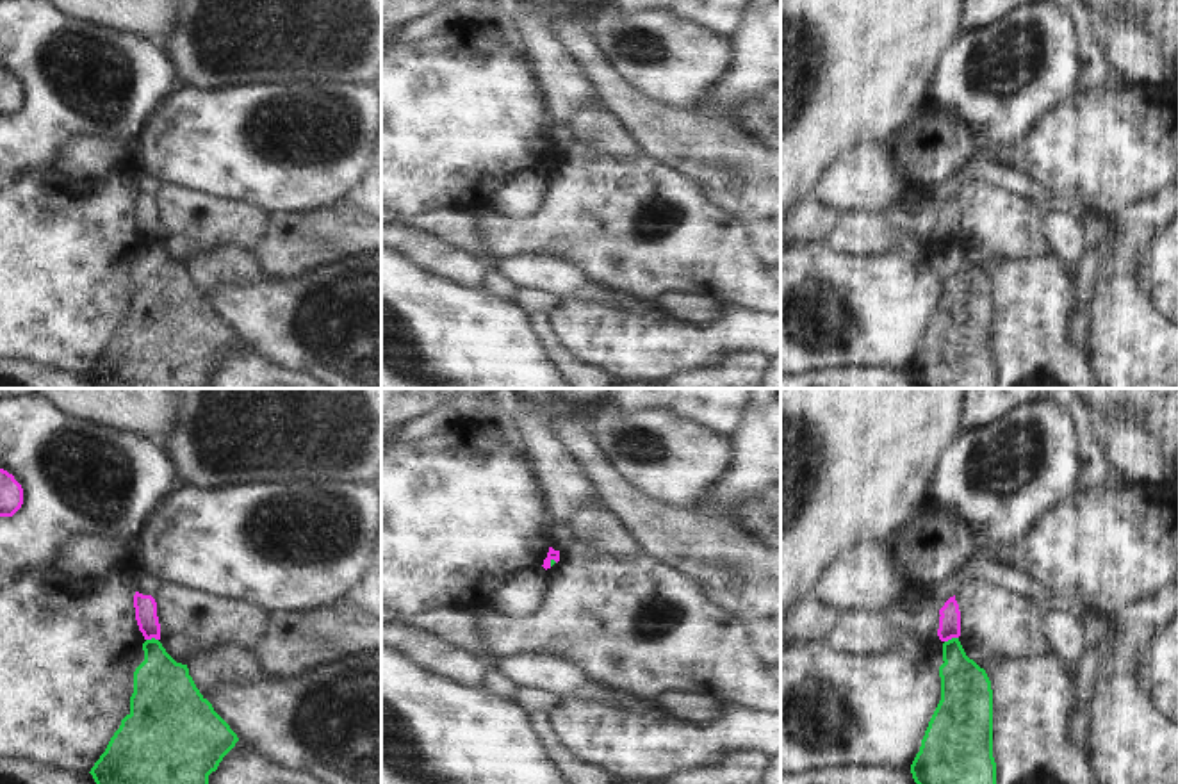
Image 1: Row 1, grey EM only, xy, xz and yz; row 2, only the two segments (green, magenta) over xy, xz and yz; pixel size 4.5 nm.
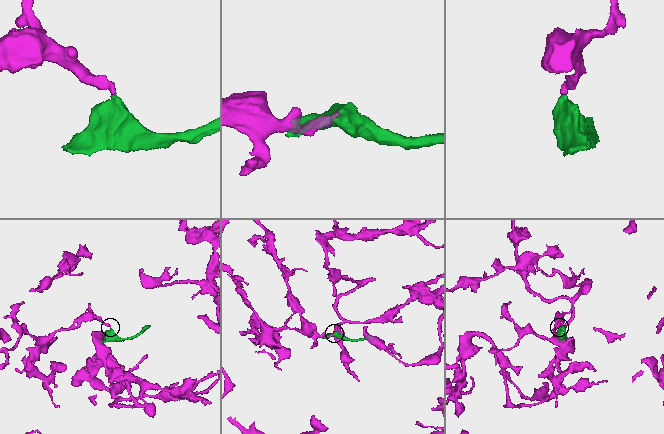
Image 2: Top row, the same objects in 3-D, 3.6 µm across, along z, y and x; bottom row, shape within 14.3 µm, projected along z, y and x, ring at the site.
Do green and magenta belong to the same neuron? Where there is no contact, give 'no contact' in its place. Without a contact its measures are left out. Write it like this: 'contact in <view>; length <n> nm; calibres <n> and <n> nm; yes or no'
contact in yz; length 70 nm; calibres 220 and 100 nm; no

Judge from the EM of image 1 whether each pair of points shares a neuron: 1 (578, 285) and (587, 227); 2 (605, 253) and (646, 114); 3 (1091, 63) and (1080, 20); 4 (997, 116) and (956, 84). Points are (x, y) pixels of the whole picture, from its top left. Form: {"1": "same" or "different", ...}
{"1": "different", "2": "different", "3": "same", "4": "same"}

